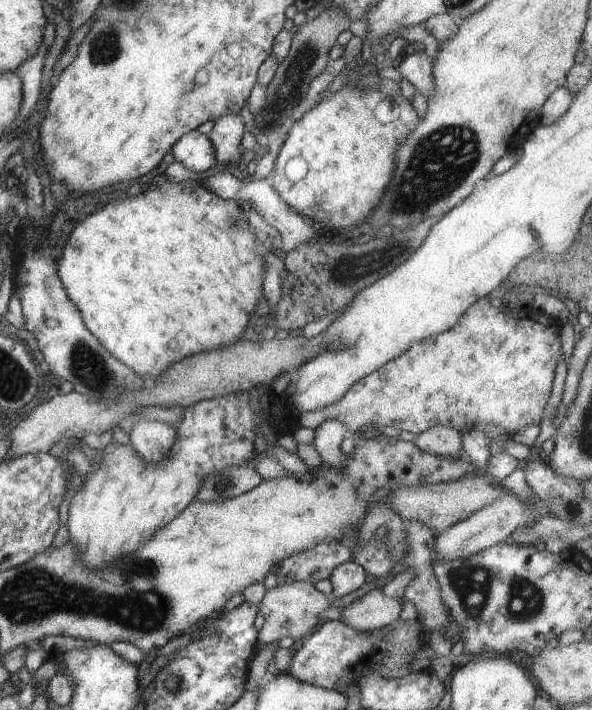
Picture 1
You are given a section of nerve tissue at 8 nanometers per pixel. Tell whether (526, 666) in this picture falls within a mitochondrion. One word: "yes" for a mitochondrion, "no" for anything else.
no

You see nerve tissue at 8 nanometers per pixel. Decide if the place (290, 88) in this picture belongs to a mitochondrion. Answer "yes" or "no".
yes

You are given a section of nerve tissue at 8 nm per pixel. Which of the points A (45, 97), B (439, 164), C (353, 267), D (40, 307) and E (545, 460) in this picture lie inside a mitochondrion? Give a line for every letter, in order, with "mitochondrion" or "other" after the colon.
A: other
B: mitochondrion
C: mitochondrion
D: other
E: other

